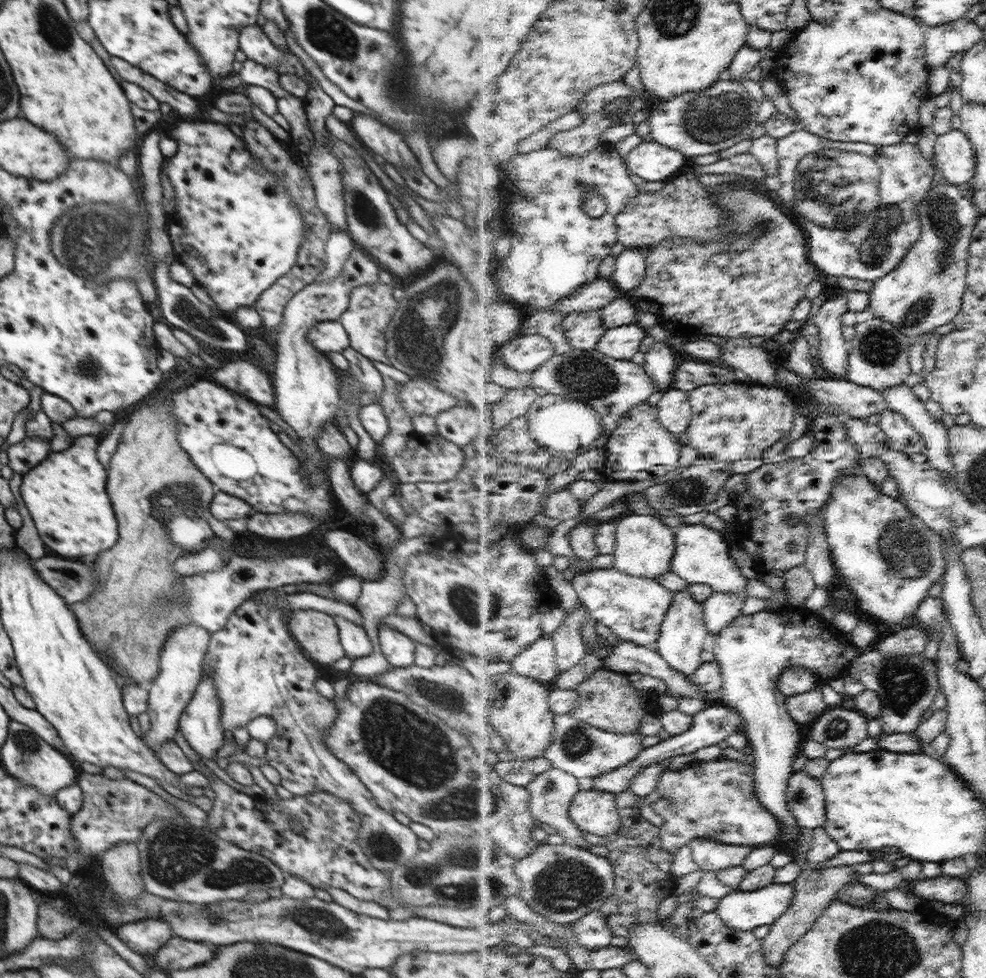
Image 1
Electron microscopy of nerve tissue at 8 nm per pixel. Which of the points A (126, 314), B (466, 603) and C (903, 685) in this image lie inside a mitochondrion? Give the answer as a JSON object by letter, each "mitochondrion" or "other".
{"A":"other","B":"mitochondrion","C":"mitochondrion"}

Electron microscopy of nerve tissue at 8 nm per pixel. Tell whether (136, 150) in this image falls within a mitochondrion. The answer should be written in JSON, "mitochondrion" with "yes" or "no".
{"mitochondrion":"no"}

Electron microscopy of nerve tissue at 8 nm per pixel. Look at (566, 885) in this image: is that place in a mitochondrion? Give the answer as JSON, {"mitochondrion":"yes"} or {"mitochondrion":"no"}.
{"mitochondrion":"yes"}

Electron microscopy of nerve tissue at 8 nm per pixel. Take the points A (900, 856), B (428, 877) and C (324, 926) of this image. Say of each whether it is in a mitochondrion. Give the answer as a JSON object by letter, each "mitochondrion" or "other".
{"A":"other","B":"mitochondrion","C":"mitochondrion"}

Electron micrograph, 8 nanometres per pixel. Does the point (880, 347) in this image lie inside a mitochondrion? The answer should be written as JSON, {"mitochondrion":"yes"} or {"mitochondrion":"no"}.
{"mitochondrion":"yes"}

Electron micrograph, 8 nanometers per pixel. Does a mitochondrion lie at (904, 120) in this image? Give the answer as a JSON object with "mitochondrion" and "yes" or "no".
{"mitochondrion":"no"}

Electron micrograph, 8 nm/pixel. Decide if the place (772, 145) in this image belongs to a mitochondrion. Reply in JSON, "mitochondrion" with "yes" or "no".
{"mitochondrion":"no"}

